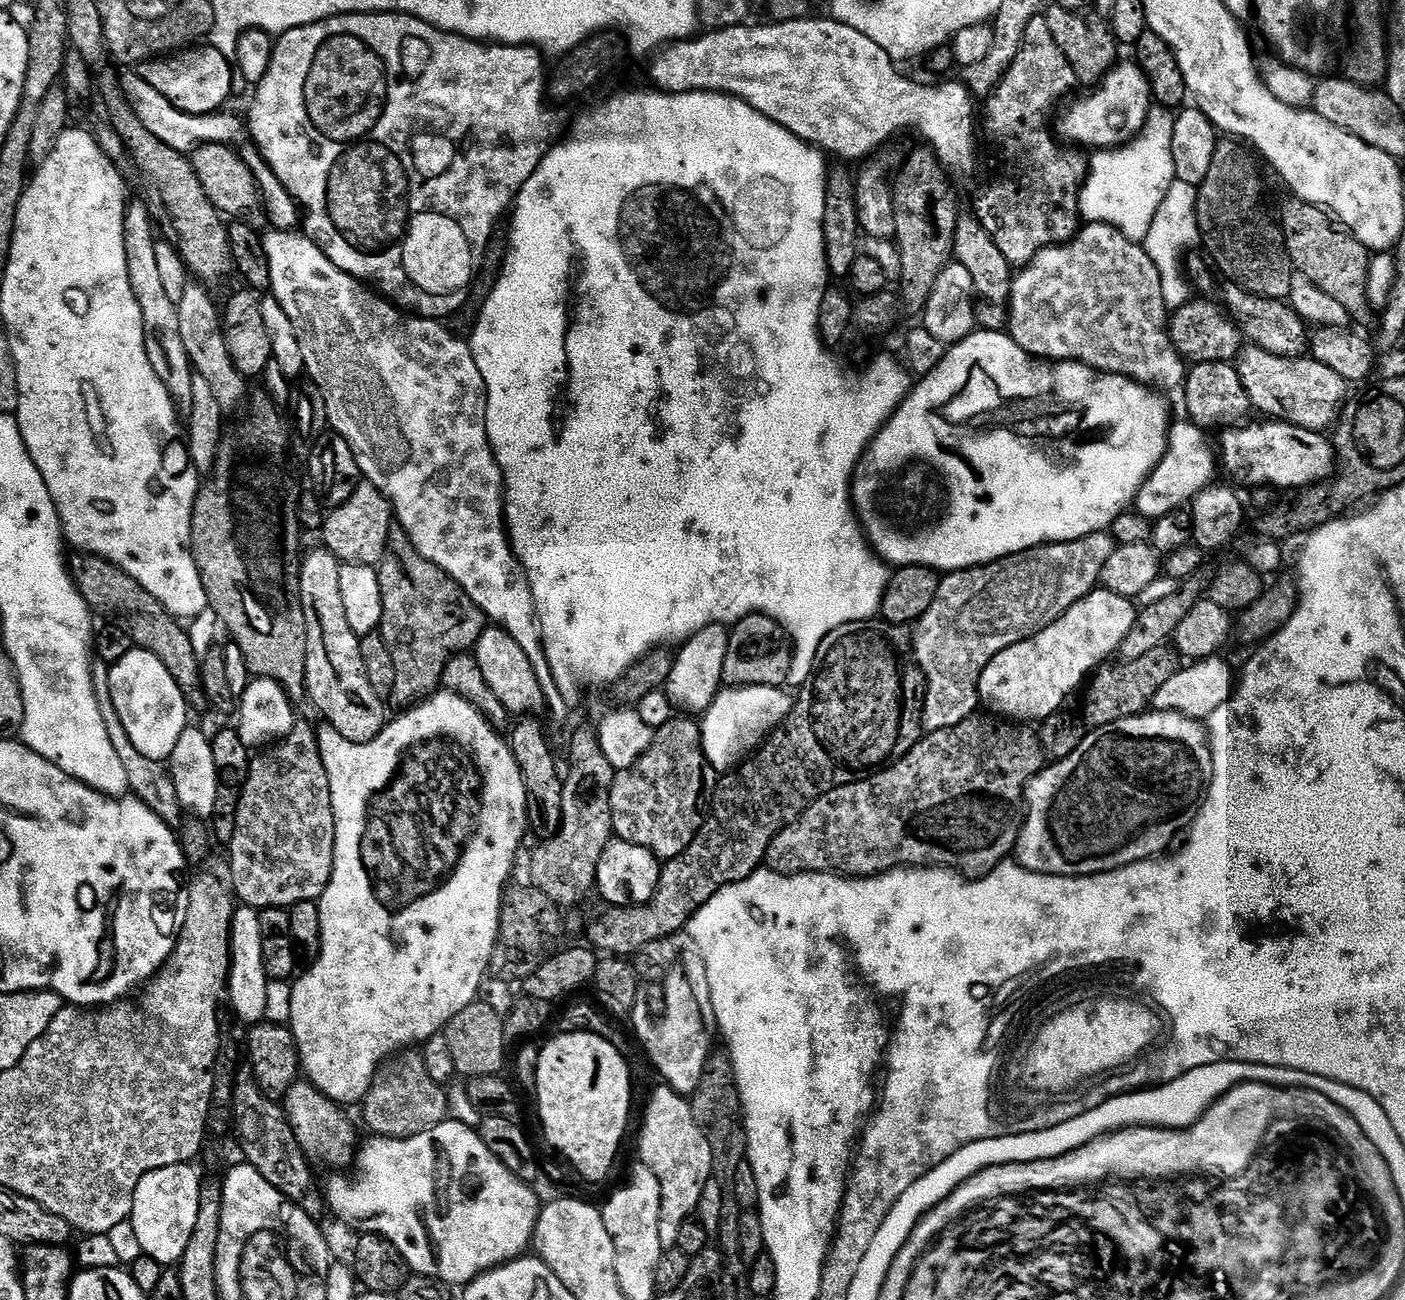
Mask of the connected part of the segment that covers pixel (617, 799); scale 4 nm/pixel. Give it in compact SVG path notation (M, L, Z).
M671 718L665 724L655 729L655 736L652 745L642 754L642 758L638 758L638 762L634 762L634 766L619 769L612 777L612 788L608 792L610 800L610 810L612 812L612 830L619 839L630 842L634 846L642 846L646 850L650 850L661 862L672 860L678 854L682 854L682 850L686 850L686 846L690 846L690 842L696 837L700 831L702 823L702 812L700 816L700 787L704 784L704 772L706 773L706 761L704 758L704 747L700 741L700 724L692 721L692 718L682 718L686 720L677 720Z

